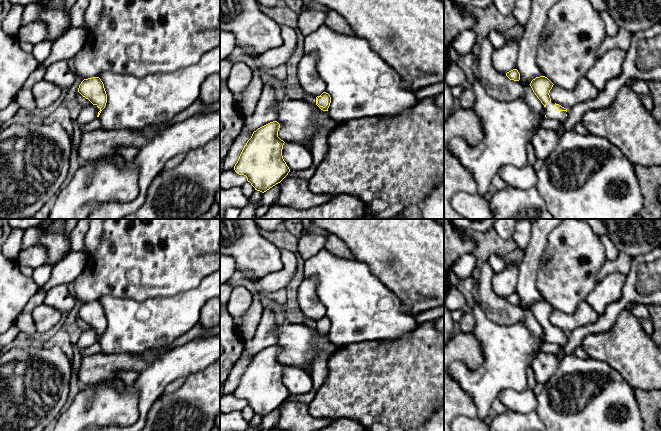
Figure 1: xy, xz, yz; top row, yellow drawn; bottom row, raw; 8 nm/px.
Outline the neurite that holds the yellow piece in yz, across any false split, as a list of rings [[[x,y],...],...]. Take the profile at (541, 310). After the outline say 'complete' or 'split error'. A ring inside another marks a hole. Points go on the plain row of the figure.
[[[545,300],[536,301],[530,307],[533,316],[545,331],[545,341],[564,348],[567,344],[567,333],[551,324],[549,317],[553,309]]] | split error

